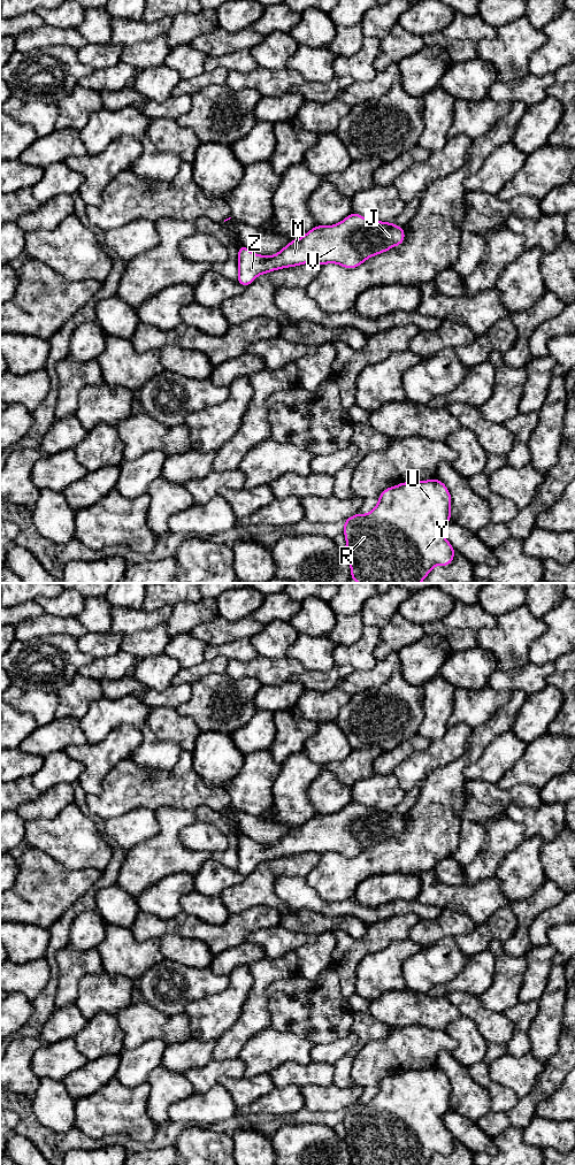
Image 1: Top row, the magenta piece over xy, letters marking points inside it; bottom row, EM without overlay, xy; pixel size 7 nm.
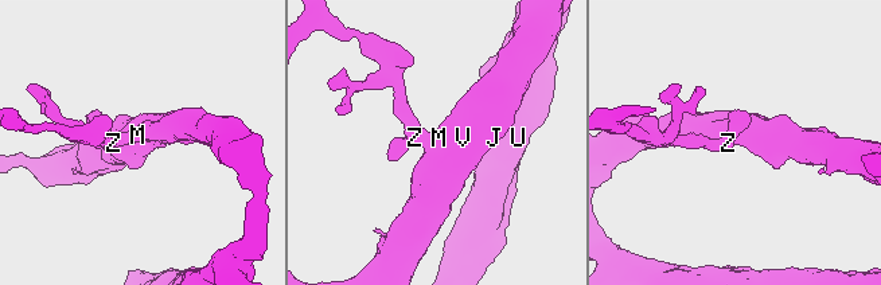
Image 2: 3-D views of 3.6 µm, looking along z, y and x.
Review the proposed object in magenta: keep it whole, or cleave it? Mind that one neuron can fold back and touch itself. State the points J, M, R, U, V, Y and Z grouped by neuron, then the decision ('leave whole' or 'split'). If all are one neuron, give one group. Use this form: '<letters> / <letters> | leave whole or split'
J M R U V Y Z | leave whole

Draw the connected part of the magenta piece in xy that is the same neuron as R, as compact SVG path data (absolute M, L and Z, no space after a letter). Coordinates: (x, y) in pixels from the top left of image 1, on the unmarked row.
M438 1067L427 1070L409 1070L389 1075L380 1082L377 1094L368 1102L356 1102L344 1110L344 1125L346 1135L344 1141L347 1144L351 1156L351 1165L428 1165L435 1155L450 1155L454 1147L454 1137L452 1133L445 1127L443 1117L451 1110L451 1091L452 1086L447 1075Z

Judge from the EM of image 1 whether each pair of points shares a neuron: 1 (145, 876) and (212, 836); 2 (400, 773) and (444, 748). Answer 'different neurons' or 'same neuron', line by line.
1: different neurons
2: same neuron

